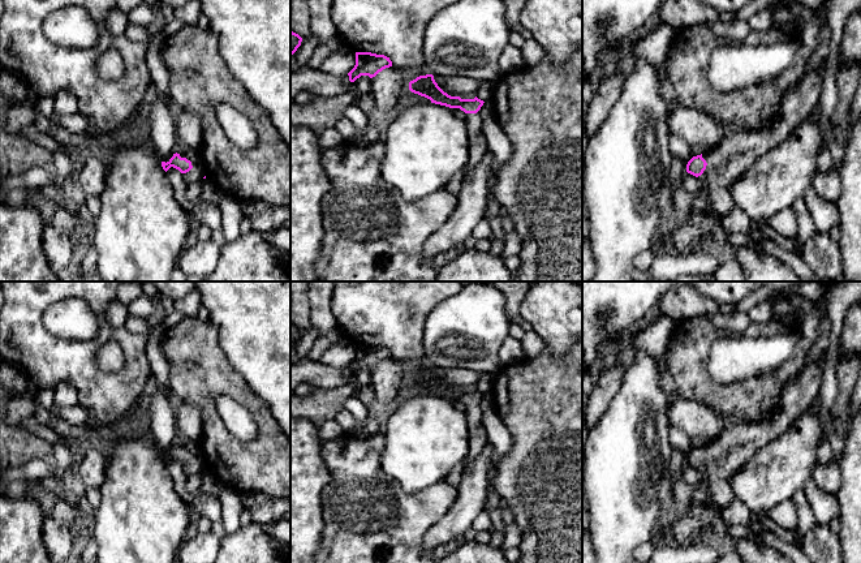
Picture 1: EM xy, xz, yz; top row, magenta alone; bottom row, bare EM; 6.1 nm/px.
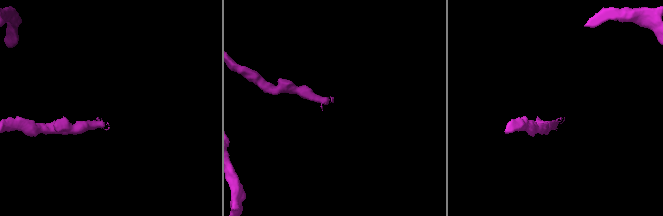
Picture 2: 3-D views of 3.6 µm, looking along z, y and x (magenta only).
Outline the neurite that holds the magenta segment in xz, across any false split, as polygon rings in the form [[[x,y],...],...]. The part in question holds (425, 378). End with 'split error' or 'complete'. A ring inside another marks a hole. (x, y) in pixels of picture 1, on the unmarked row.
[[[432,366],[419,368],[416,371],[410,373],[409,382],[414,386],[418,386],[421,388],[430,391],[431,395],[445,397],[449,400],[460,400],[461,403],[465,404],[464,412],[468,418],[469,452],[466,457],[464,459],[464,468],[468,468],[477,459],[477,456],[483,450],[483,447],[488,443],[488,437],[483,426],[481,403],[483,397],[488,396],[490,394],[483,394],[478,391],[477,388],[474,391],[461,391],[460,388],[451,388],[438,378]]] | split error

